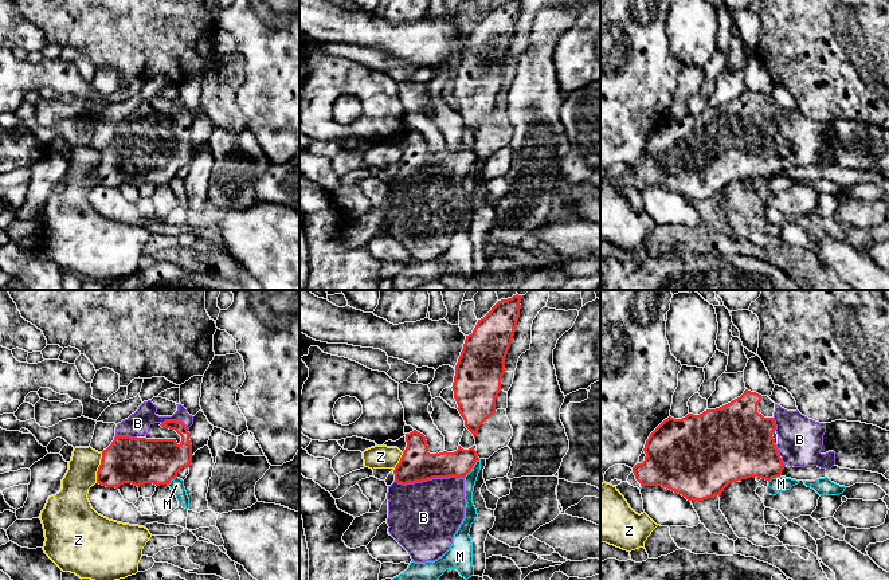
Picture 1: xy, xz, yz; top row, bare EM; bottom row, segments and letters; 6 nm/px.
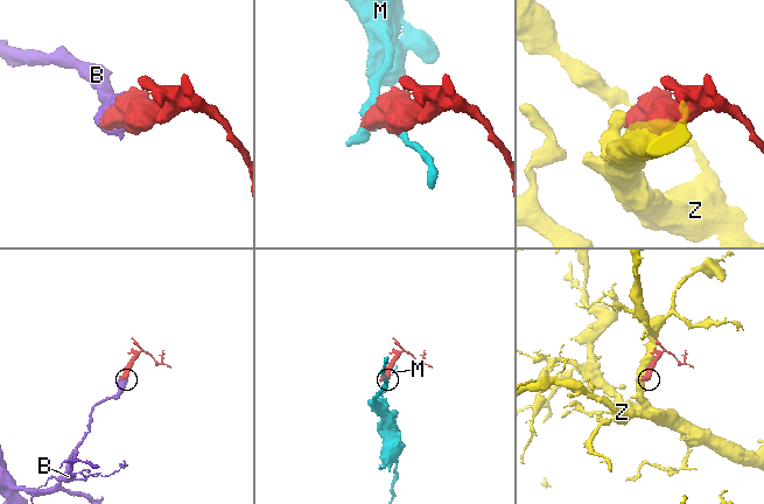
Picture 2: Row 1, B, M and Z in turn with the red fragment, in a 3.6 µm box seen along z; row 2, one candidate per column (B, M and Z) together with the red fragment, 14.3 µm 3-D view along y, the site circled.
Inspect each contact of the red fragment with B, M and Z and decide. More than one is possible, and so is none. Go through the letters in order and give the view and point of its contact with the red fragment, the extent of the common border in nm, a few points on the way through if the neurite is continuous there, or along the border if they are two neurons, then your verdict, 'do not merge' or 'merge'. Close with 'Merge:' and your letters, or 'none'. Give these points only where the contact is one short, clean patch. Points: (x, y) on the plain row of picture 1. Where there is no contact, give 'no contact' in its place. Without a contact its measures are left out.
B: meets red in xz at (429, 177); contact 420 nm long; merge
M: meets red in xz at (473, 165); contact 150 nm long; border along xz (480, 159), (463, 176); do not merge
Z: meets red in xy at (98, 167); contact 190 nm long; do not merge
Merge: B

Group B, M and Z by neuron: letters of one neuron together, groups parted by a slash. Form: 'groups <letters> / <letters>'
groups B / M / Z

